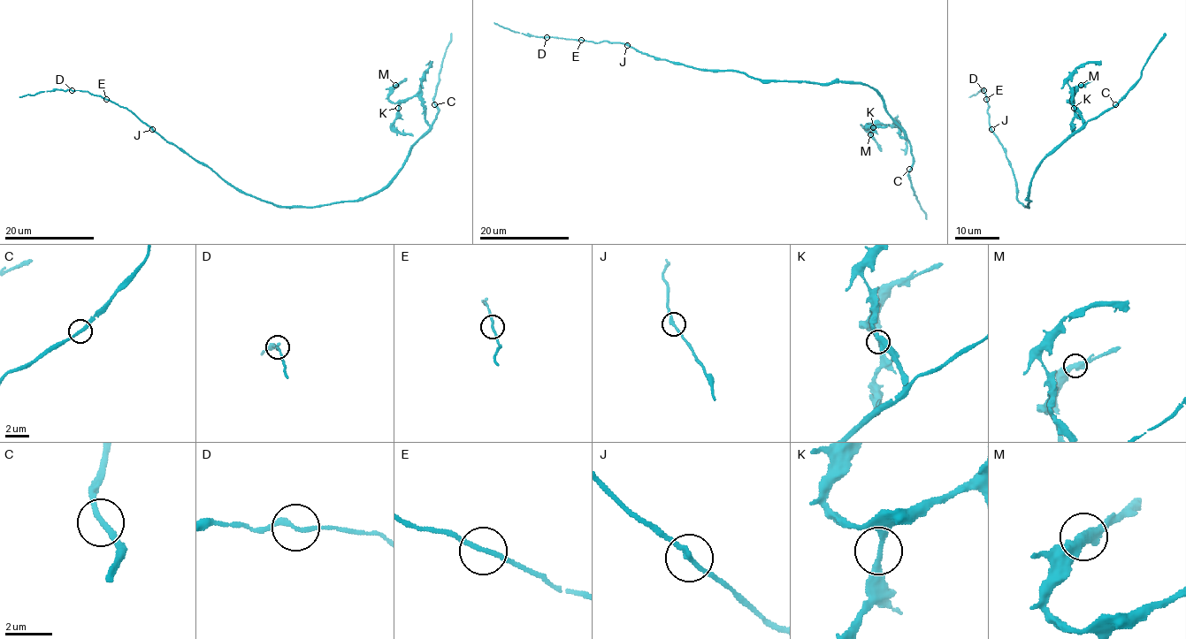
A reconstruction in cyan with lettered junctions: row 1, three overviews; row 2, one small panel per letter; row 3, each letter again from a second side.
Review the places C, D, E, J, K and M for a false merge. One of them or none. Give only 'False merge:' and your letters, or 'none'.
False merge: none

